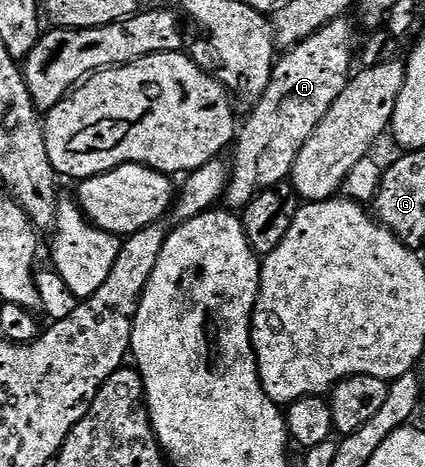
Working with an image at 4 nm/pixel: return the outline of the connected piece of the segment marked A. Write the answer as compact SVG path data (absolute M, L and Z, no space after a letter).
M341 17L330 21L318 29L306 41L289 48L276 60L276 66L272 68L272 80L270 85L255 100L252 112L248 115L248 120L243 120L238 134L231 148L230 156L230 182L226 192L226 203L229 208L243 209L250 201L254 201L256 195L263 191L271 191L279 188L292 174L292 166L306 141L314 133L314 129L330 113L330 105L338 101L338 93L346 89L348 80L353 74L352 67L352 46L356 43L356 35L352 32L352 23L348 17Z

